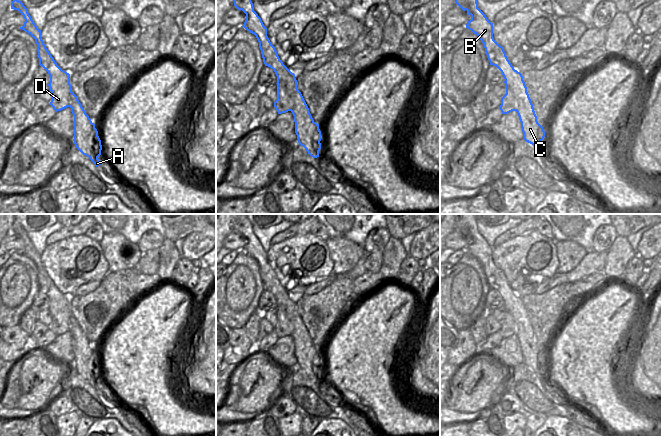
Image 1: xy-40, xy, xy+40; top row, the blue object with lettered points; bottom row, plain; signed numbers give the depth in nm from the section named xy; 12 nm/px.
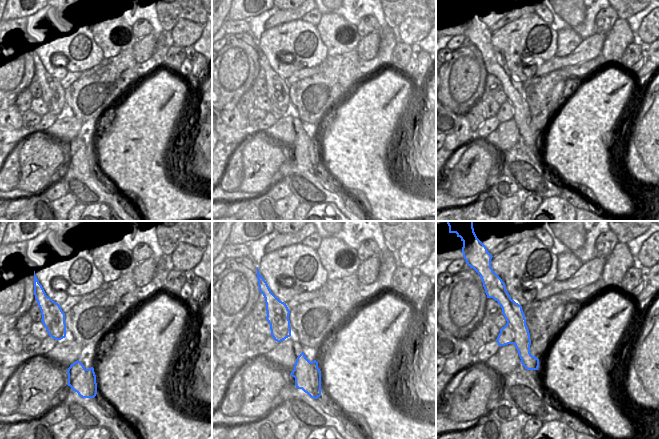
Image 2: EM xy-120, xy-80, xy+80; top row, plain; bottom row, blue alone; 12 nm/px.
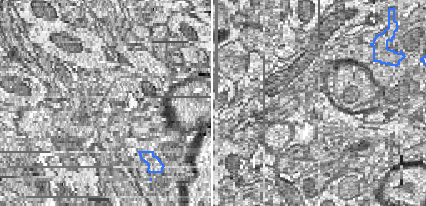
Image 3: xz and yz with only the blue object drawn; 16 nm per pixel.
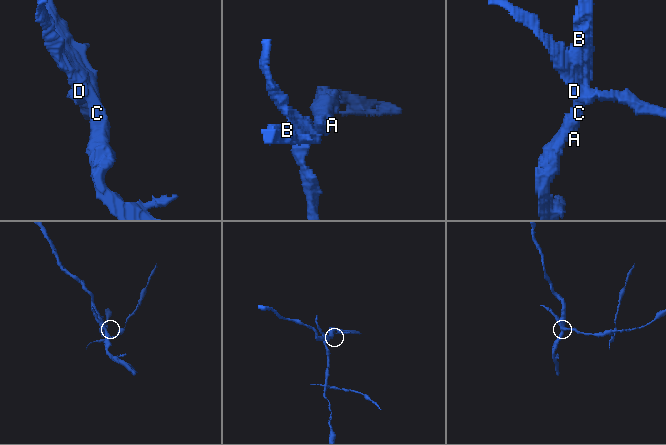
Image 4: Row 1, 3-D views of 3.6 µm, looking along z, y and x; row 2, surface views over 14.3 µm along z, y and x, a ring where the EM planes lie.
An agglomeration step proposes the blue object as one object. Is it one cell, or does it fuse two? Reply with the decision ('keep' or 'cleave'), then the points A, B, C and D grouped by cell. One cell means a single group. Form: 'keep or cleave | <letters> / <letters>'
cleave | A B C / D

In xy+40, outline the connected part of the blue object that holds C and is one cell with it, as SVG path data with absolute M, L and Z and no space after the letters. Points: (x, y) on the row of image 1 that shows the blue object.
M455 0L455 3L463 11L466 10L467 15L471 16L466 28L476 34L482 41L490 65L496 66L501 71L506 87L513 92L518 102L516 112L521 122L523 139L536 148L544 139L545 131L537 121L522 74L514 69L503 47L494 40L493 23L478 8L477 0Z

